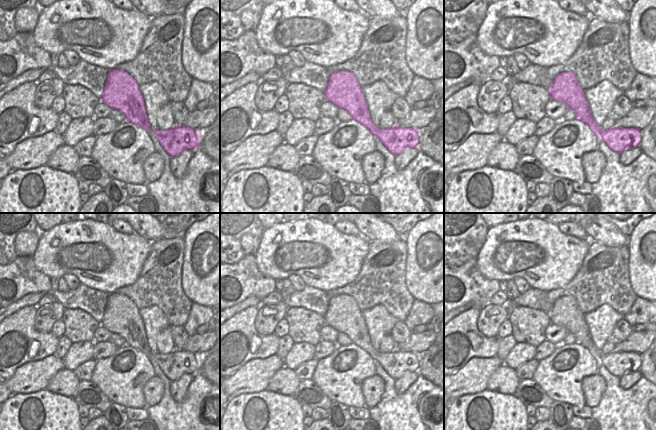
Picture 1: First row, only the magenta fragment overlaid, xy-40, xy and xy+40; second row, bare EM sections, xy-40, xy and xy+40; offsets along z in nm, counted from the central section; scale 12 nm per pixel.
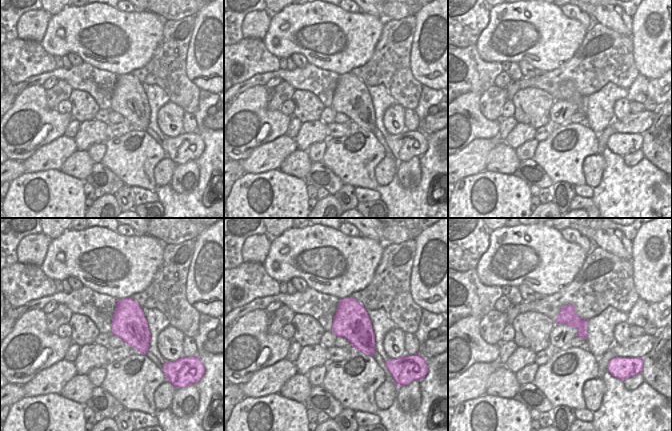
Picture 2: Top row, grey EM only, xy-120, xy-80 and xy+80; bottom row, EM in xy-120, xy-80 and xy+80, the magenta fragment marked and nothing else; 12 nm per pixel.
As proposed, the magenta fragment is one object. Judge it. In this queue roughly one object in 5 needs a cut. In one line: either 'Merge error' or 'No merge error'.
No merge error

